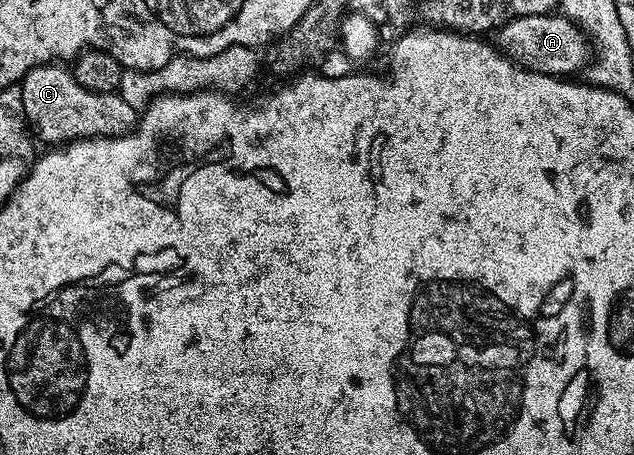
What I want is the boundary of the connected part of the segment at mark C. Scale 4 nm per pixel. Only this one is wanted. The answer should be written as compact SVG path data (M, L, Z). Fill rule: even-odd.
M56 62L29 70L20 81L18 91L24 107L23 119L30 125L35 139L45 140L48 146L63 146L81 138L127 136L138 123L137 109L130 107L116 92L86 90L78 86L67 67Z

